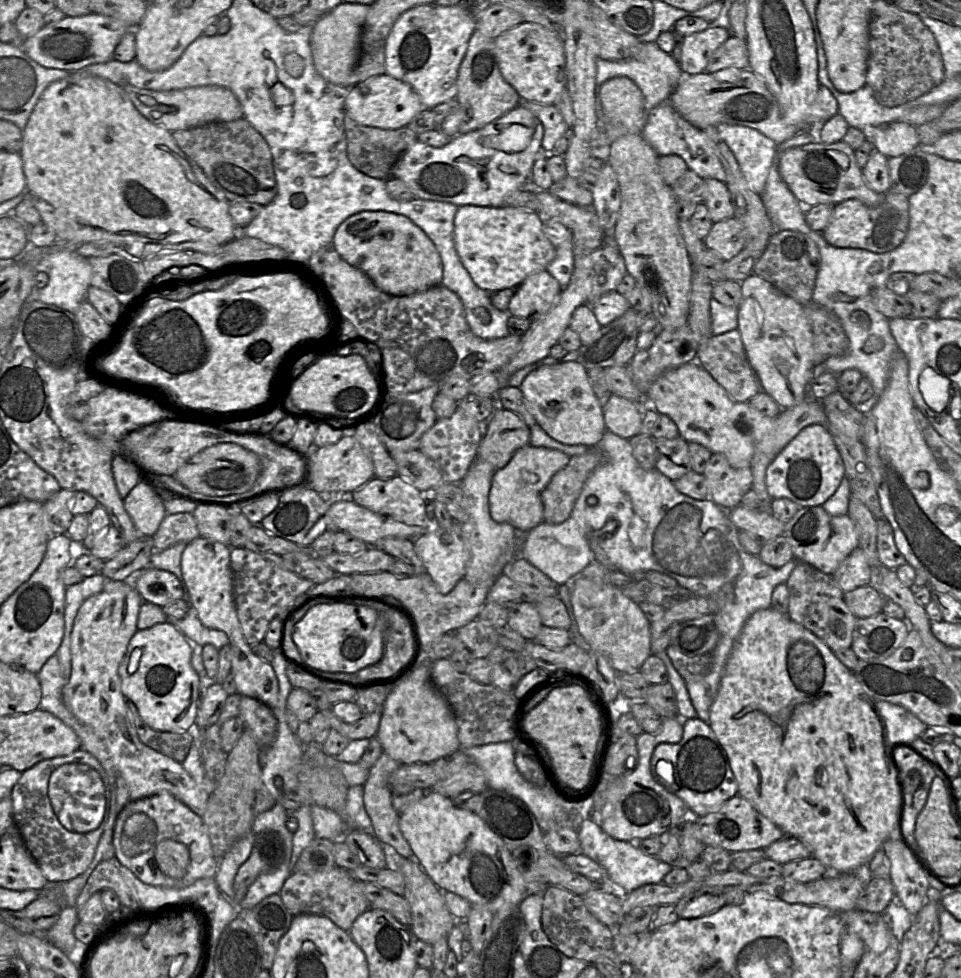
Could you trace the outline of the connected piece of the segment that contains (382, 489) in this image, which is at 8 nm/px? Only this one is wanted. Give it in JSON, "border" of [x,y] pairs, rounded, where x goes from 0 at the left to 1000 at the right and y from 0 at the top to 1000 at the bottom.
{"border":[[[415,486],[405,490],[388,488],[364,505],[364,510],[385,522],[424,537],[442,538],[444,510]]]}

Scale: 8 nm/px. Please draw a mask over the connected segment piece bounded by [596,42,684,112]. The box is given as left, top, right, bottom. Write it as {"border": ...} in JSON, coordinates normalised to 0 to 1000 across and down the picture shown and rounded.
{"border":[[[683,43],[668,44],[665,55],[659,60],[634,62],[622,59],[620,71],[621,69],[624,70],[626,80],[623,95],[627,86],[633,82],[641,79],[652,79],[667,91],[670,99],[670,110],[674,115],[689,105],[696,104],[698,96],[712,79],[707,64],[696,54],[688,51]]]}

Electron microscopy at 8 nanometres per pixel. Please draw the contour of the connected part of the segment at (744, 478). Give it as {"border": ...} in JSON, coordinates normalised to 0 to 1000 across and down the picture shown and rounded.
{"border":[[[749,463],[740,464],[732,487],[737,510],[752,520],[769,517],[772,508],[783,500],[784,486],[780,478],[764,479]]]}

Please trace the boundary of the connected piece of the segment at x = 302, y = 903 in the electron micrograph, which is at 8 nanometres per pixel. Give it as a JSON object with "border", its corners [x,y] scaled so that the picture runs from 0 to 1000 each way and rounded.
{"border":[[[353,887],[327,894],[306,892],[299,898],[290,914],[305,937],[335,936],[361,953],[370,939],[384,929],[383,923],[375,911],[374,901],[363,891]]]}

